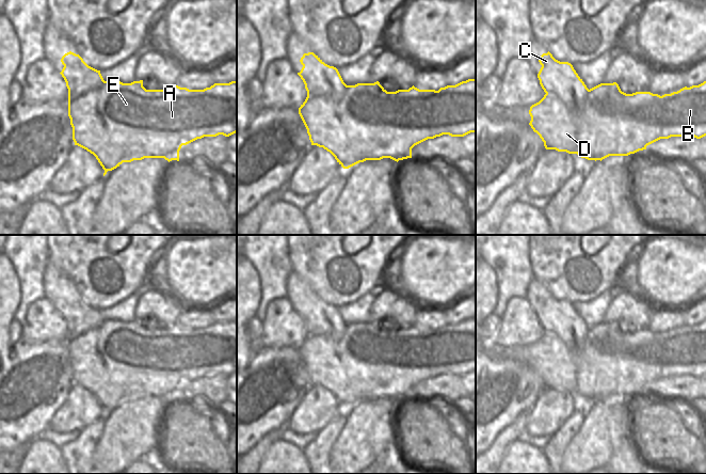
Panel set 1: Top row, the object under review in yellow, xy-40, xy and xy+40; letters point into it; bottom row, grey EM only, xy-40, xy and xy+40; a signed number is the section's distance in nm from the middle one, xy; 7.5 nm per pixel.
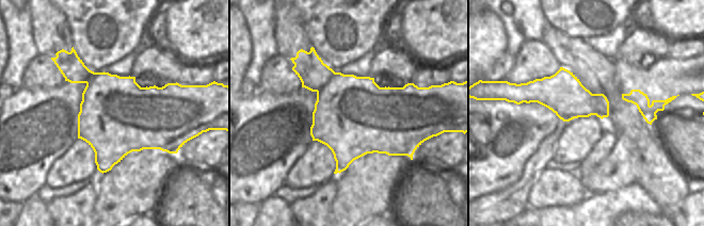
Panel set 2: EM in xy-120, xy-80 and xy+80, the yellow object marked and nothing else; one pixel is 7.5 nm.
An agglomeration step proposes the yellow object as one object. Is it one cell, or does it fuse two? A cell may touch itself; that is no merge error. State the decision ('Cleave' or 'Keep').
Keep.

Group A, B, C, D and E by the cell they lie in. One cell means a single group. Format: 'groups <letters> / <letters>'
groups A B C D E

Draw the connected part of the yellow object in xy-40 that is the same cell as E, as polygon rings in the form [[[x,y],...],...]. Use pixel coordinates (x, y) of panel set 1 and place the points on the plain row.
[[[71,290],[65,293],[61,301],[64,306],[60,313],[68,328],[68,356],[73,366],[73,379],[75,384],[96,396],[105,409],[103,415],[123,401],[144,397],[179,400],[179,390],[182,384],[204,376],[219,374],[229,376],[237,372],[237,320],[214,322],[204,329],[189,329],[176,323],[170,329],[146,329],[143,319],[131,322],[105,320],[100,310],[89,305],[79,294]]]

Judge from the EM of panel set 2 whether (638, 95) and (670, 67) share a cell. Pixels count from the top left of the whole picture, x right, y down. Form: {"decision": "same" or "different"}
{"decision": "same"}

